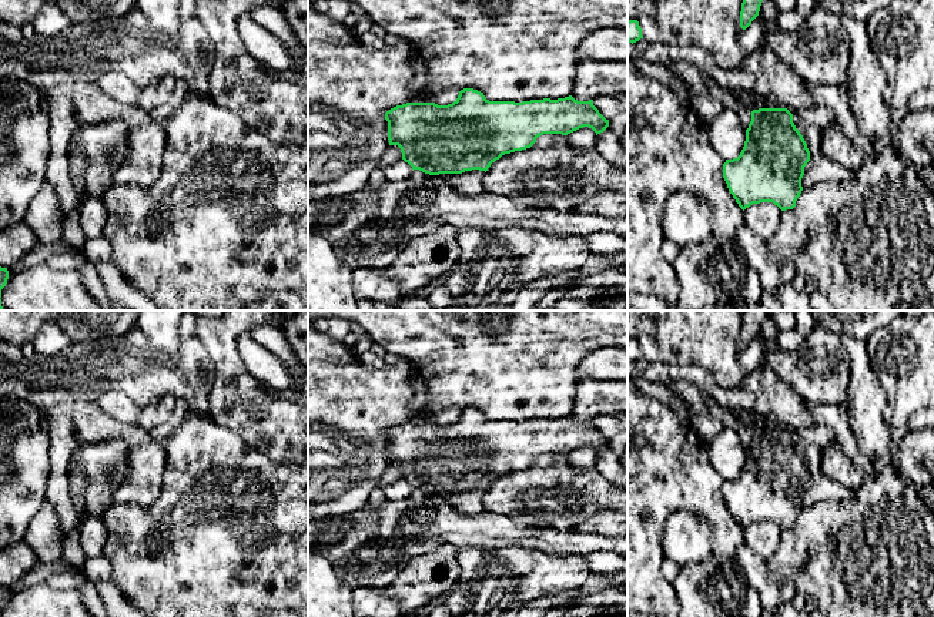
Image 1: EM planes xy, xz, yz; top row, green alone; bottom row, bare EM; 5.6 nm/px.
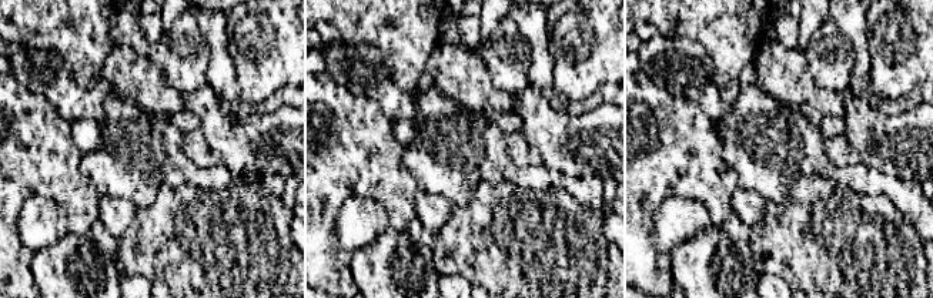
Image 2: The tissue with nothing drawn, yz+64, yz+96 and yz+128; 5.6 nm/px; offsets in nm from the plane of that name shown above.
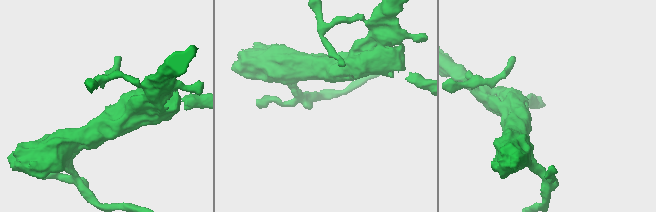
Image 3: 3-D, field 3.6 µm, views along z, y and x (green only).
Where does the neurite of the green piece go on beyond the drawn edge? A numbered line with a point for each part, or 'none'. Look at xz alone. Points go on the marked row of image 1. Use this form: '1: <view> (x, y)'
1: xz (471, 183)

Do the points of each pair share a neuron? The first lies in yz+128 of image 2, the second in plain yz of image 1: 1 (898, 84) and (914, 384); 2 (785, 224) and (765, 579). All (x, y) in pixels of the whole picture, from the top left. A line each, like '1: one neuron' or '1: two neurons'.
1: one neuron
2: two neurons

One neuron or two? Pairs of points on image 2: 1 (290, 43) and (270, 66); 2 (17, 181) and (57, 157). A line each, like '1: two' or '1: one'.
1: one
2: one

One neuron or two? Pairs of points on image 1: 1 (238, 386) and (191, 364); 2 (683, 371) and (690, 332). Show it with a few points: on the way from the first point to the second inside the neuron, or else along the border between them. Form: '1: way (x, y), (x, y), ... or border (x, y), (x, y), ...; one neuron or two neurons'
1: border (201, 345), (214, 366), (210, 408); two neurons
2: border (670, 365), (699, 365), (712, 382); two neurons

